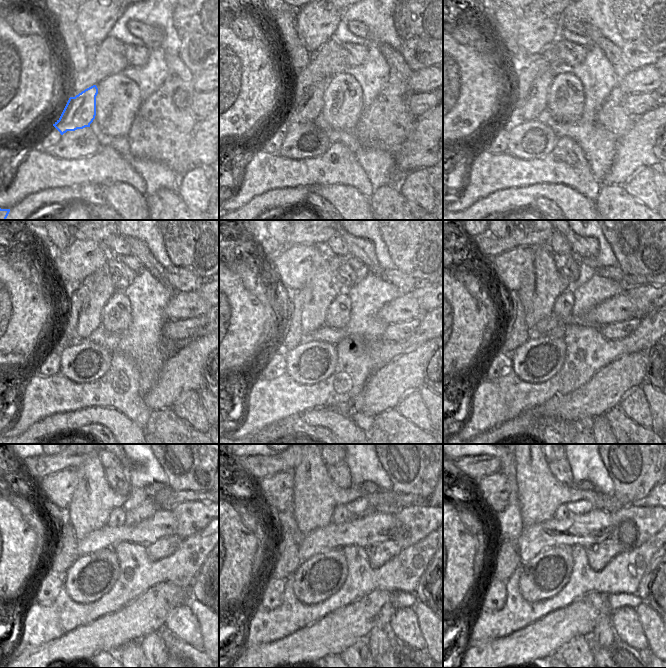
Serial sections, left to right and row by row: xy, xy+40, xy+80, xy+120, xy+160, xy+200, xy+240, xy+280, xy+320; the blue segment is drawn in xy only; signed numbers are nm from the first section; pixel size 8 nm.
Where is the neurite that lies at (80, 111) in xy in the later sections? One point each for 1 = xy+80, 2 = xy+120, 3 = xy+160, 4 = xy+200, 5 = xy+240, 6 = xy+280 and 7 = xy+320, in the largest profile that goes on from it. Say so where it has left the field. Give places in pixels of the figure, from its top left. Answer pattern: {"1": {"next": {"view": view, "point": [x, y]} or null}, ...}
{"1": {"next": {"view": "xy+80", "point": [535, 103]}}, "2": {"next": {"view": "xy+120", "point": [100, 287]}}, "3": {"next": {"view": "xy+160", "point": [317, 295]}}, "4": {"next": {"view": "xy+200", "point": [537, 295]}}, "5": {"next": {"view": "xy+240", "point": [89, 510]}}, "6": {"next": {"view": "xy+280", "point": [312, 507]}}, "7": {"next": {"view": "xy+320", "point": [530, 464]}}}

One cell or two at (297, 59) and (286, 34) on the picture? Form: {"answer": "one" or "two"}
{"answer": "one"}

